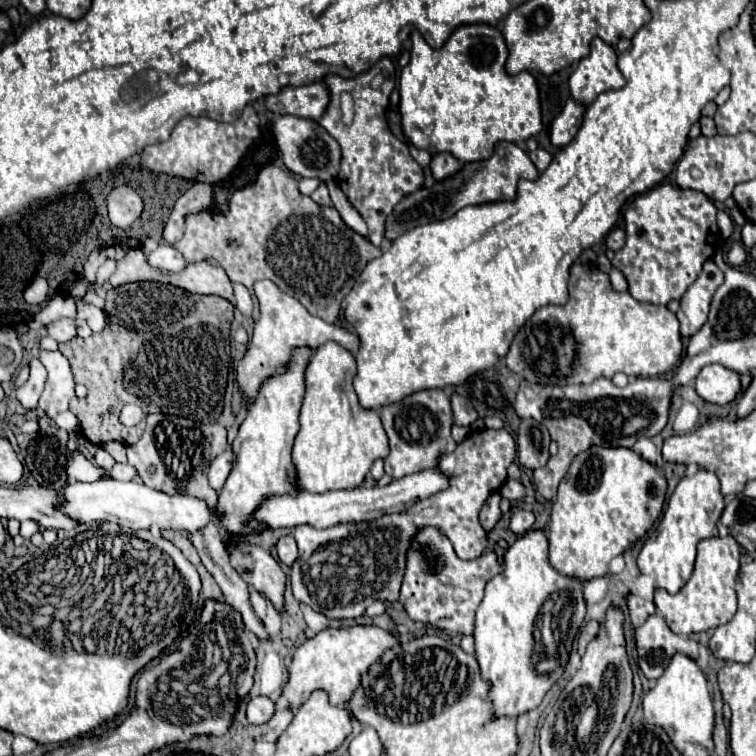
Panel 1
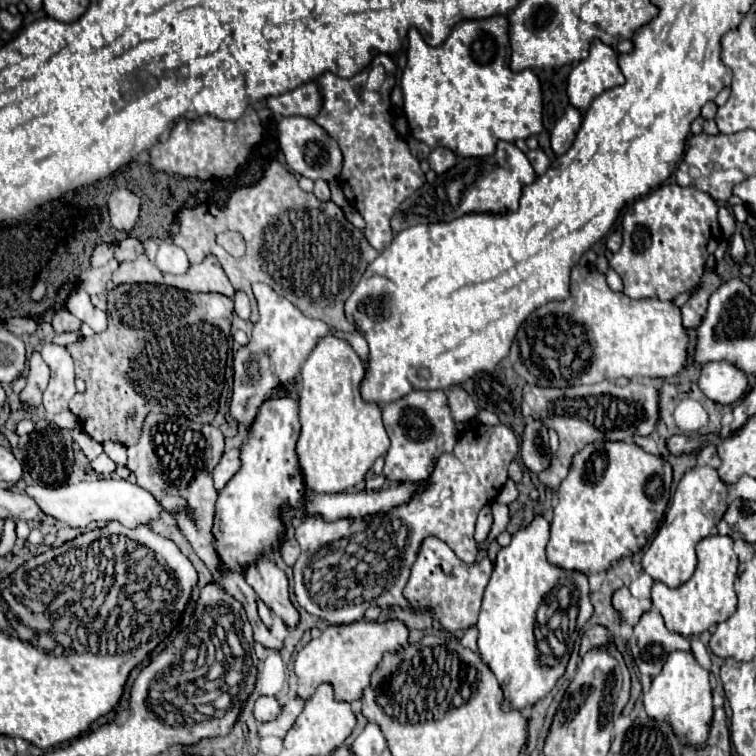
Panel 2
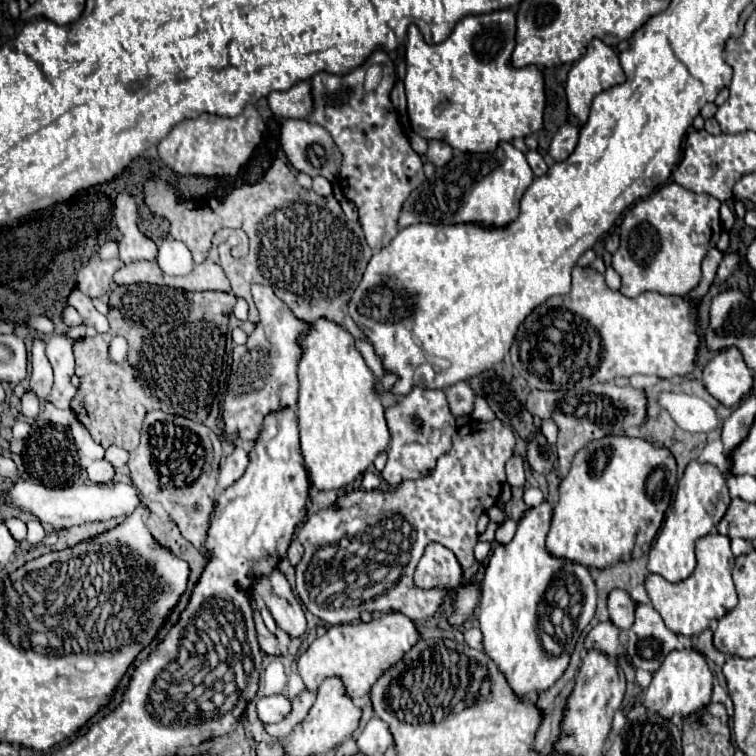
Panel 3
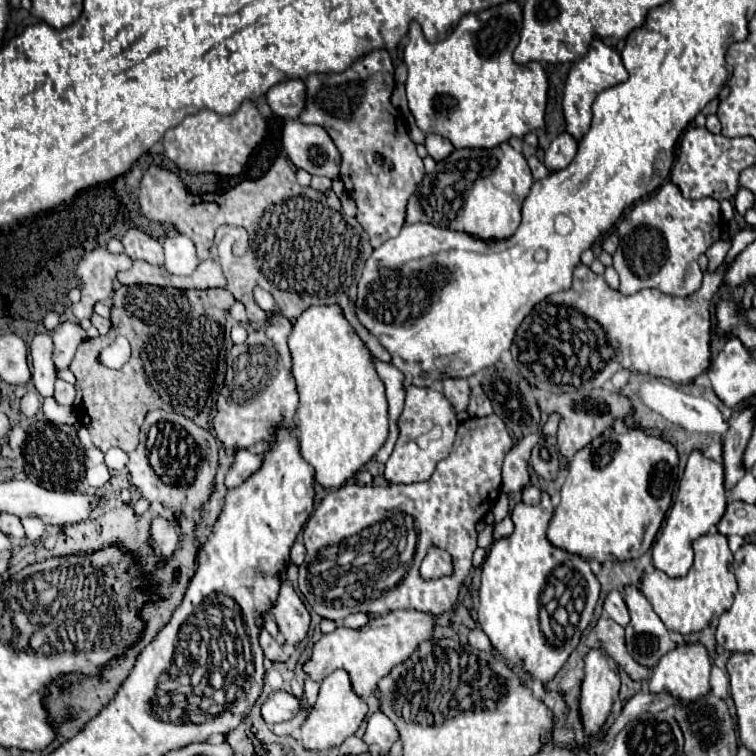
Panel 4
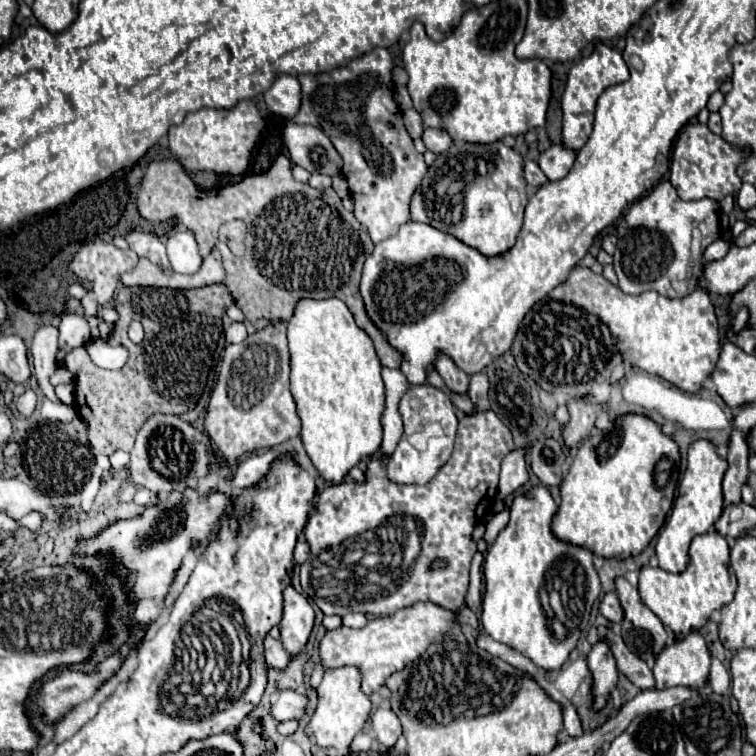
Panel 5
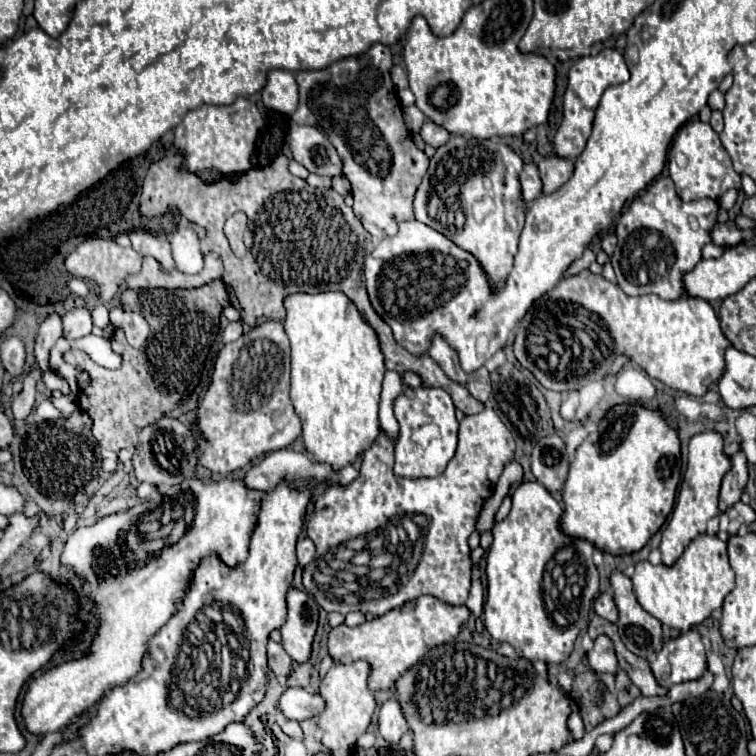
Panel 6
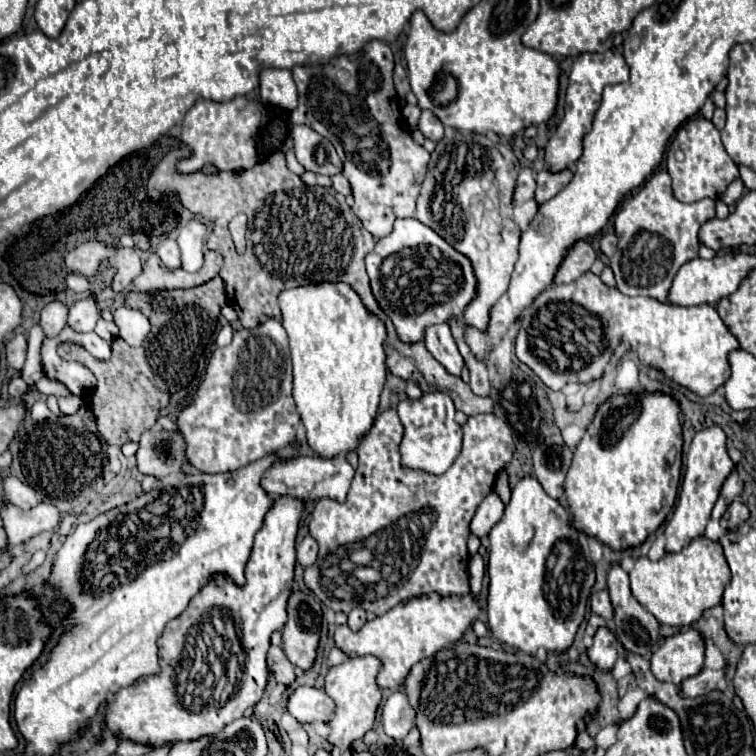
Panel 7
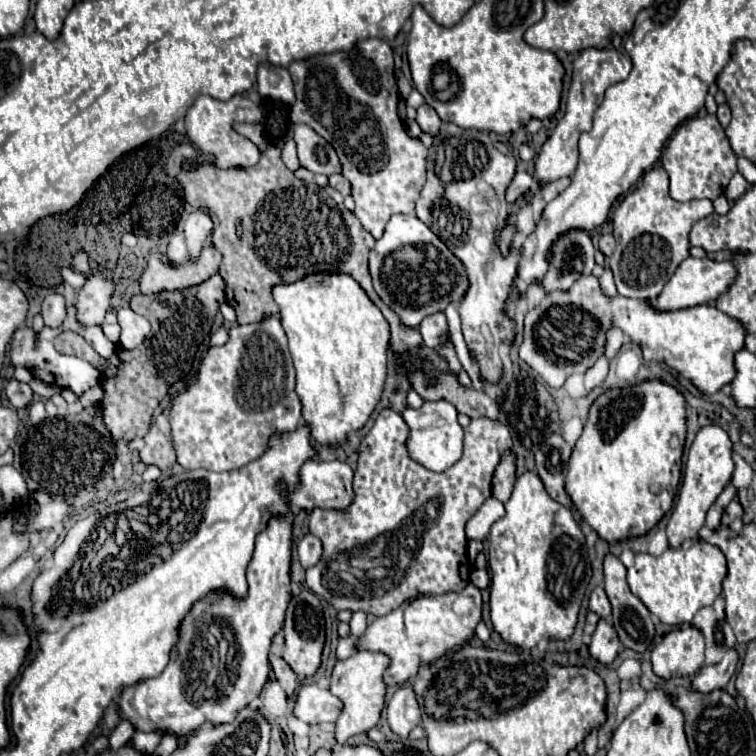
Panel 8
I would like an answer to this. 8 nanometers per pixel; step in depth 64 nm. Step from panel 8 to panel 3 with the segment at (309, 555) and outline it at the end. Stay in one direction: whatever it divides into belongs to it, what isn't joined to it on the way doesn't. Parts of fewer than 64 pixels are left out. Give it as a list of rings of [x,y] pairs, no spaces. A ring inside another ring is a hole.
[[[294,536],[292,544],[290,544],[290,548],[288,548],[288,560],[290,560],[290,564],[296,566],[296,564],[302,560],[302,554],[304,554],[304,548],[302,548],[300,540]]]

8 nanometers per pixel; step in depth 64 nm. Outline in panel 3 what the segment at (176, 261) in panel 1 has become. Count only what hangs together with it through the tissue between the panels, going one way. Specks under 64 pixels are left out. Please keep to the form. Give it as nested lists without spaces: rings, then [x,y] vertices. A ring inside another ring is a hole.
[[[164,238],[164,240],[160,242],[158,266],[160,266],[166,274],[174,274],[174,276],[190,274],[192,268],[194,268],[192,252],[190,252],[190,248],[188,248],[182,240]]]

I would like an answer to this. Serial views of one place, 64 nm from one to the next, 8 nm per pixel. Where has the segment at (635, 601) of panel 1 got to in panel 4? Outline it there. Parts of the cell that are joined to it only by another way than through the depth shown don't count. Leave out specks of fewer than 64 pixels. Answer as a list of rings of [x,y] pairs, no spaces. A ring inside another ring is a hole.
[[[612,590],[606,600],[604,600],[604,614],[608,618],[612,618],[614,622],[618,622],[620,626],[626,626],[630,622],[630,616],[628,616],[628,608],[622,600],[622,594],[618,590]]]

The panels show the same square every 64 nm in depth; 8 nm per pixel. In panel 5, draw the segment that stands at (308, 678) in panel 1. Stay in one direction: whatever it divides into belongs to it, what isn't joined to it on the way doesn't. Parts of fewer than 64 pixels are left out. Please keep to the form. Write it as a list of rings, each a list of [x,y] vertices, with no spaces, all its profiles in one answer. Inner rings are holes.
[[[416,602],[396,614],[374,618],[364,628],[340,626],[326,632],[320,642],[320,658],[326,668],[358,666],[362,670],[362,692],[380,692],[394,672],[400,672],[404,666],[418,660],[432,642],[442,640],[456,624],[458,612],[450,612],[432,602]]]

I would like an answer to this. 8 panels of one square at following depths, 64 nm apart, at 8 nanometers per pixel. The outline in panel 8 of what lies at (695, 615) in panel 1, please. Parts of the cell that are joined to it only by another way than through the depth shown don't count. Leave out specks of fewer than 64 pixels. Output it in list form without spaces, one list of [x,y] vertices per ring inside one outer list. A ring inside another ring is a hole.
[[[690,542],[680,548],[668,548],[660,556],[644,552],[636,554],[634,566],[628,568],[626,582],[646,608],[660,618],[660,622],[676,626],[690,622],[700,608],[712,606],[716,596],[722,592],[724,576],[726,558],[722,550],[708,542]]]

